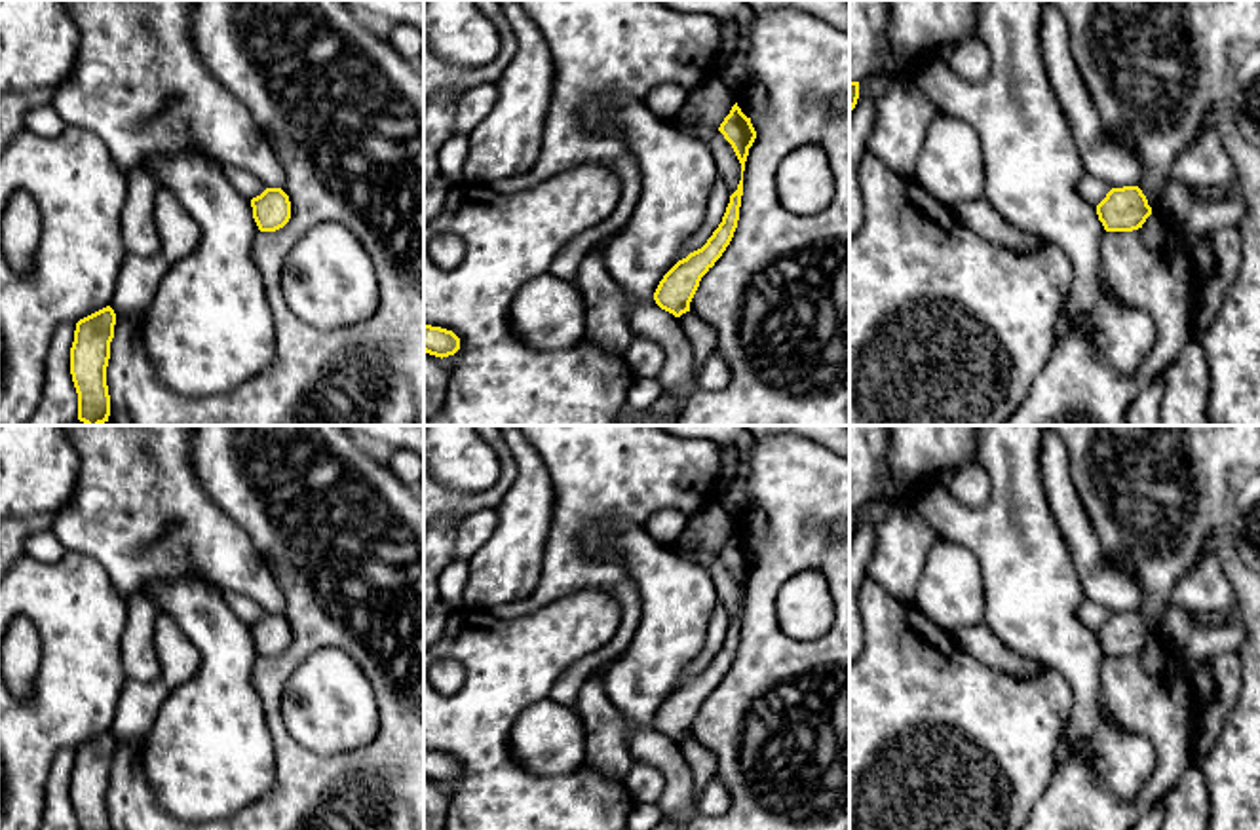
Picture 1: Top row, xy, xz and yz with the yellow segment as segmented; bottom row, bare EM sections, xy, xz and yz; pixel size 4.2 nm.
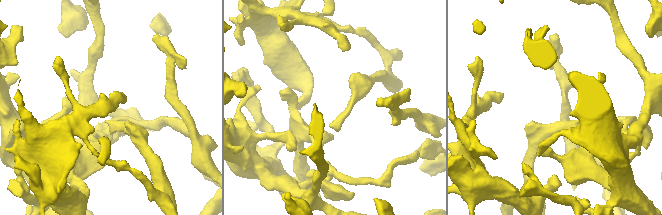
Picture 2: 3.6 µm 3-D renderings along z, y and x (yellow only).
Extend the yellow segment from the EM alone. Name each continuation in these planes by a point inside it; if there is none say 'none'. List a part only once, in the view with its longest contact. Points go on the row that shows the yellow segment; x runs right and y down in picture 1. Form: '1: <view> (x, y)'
none

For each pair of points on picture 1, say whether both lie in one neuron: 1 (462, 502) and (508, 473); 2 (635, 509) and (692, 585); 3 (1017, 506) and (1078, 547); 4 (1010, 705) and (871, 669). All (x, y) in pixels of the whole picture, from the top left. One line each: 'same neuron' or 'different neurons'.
1: same neuron
2: different neurons
3: different neurons
4: same neuron

